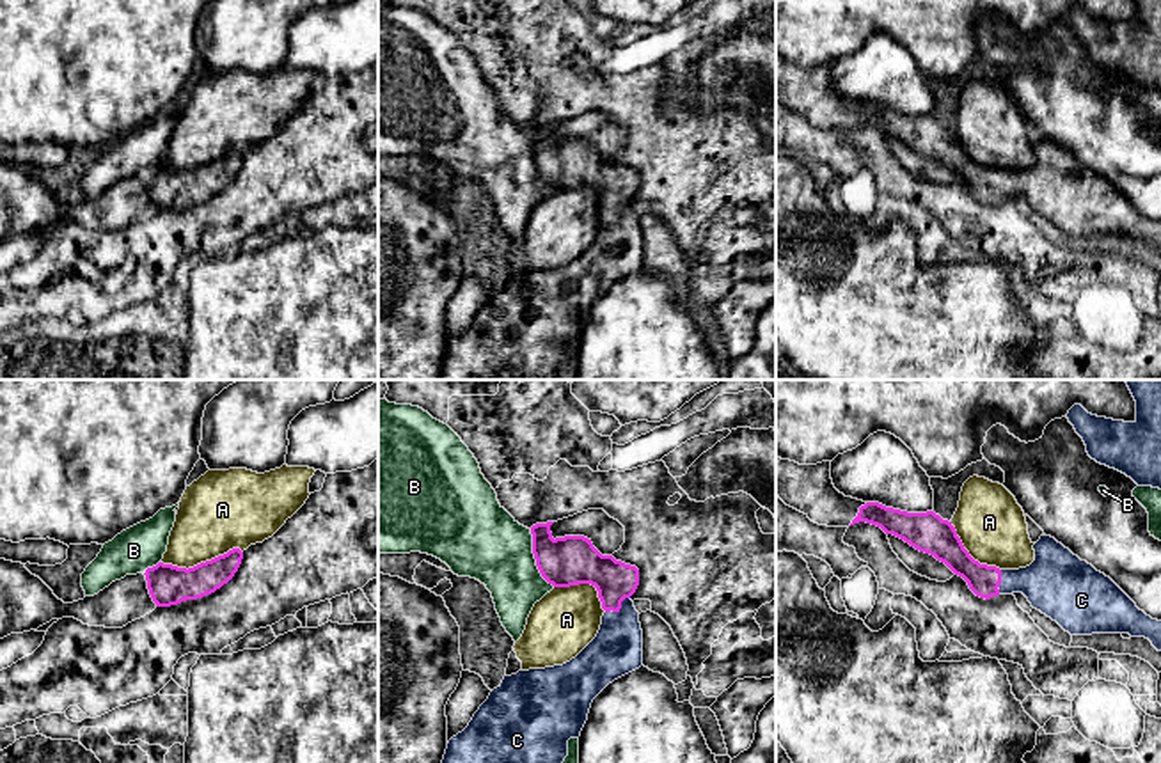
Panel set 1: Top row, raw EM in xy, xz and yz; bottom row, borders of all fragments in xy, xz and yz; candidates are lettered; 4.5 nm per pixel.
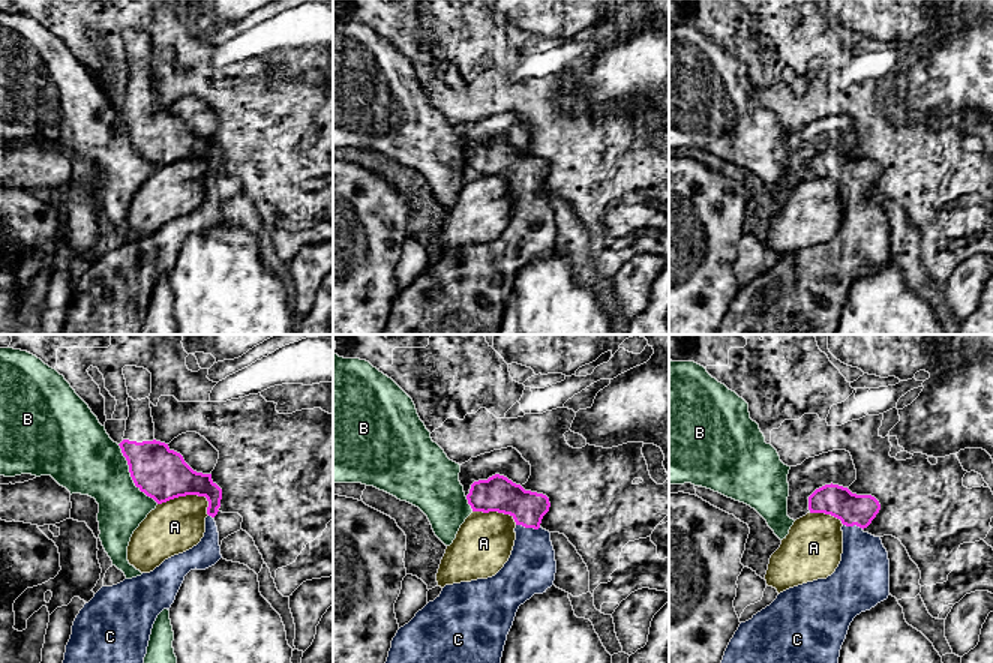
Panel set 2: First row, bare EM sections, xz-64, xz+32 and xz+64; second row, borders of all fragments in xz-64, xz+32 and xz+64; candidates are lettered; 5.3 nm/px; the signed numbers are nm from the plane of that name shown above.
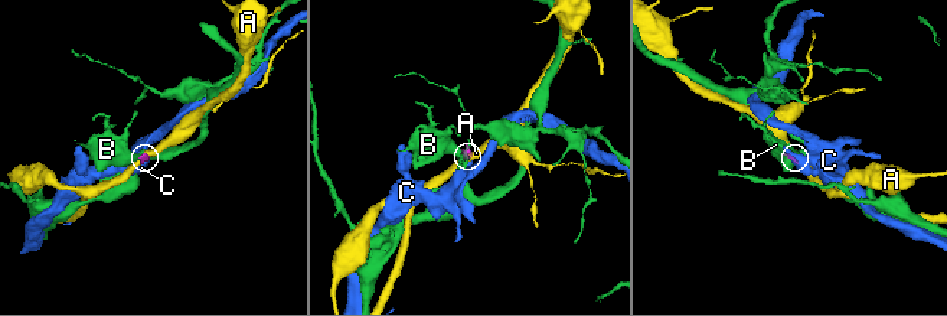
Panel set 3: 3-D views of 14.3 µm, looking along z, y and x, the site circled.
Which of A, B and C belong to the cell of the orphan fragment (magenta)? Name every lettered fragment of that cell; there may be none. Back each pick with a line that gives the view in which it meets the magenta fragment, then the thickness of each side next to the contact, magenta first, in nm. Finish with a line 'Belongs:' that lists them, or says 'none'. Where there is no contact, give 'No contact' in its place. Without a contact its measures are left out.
C: Touches magenta in xz. Thickness 190 nm (magenta) against 240 nm
Belongs: C

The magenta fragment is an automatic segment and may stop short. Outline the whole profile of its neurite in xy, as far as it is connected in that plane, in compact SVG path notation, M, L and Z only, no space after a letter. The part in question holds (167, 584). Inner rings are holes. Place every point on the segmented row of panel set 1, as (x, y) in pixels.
M240 548L201 562L194 568L178 568L158 562L146 570L147 589L156 607L170 607L215 593L238 571L243 559Z

